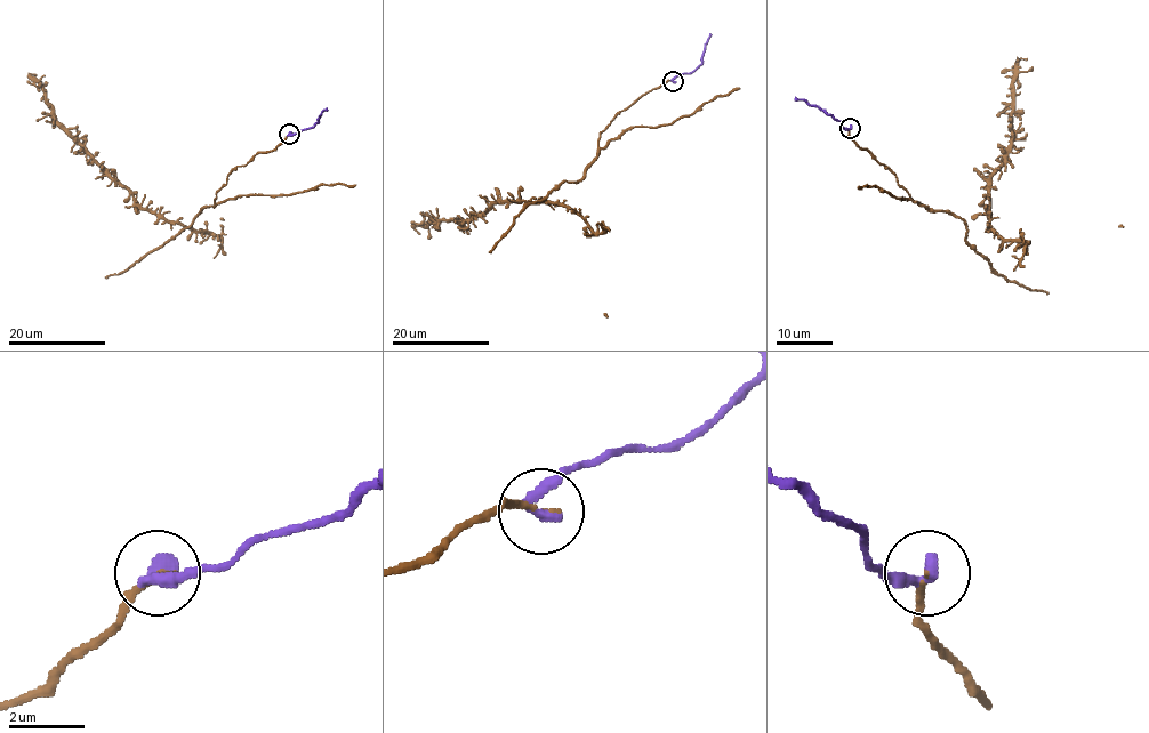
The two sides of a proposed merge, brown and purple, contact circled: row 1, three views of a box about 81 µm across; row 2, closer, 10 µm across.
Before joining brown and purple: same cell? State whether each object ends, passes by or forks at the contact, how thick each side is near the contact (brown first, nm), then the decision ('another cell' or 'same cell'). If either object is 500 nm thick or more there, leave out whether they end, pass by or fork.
brown ends | purple ends | 130/440 nm | same cell

